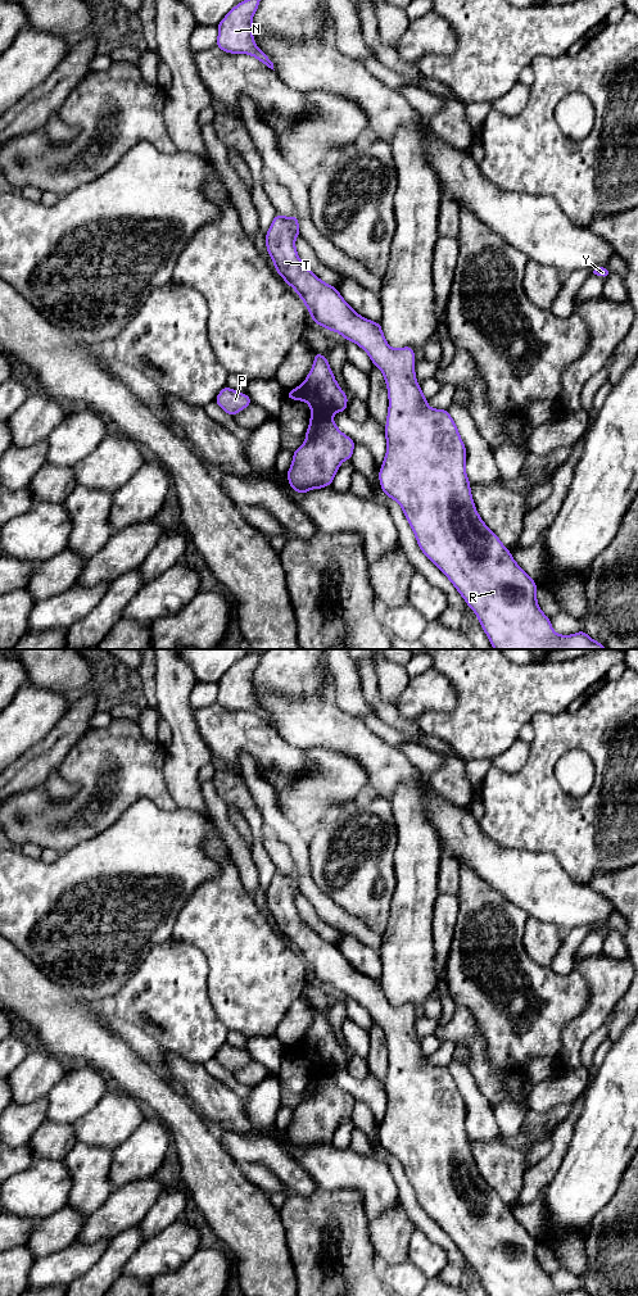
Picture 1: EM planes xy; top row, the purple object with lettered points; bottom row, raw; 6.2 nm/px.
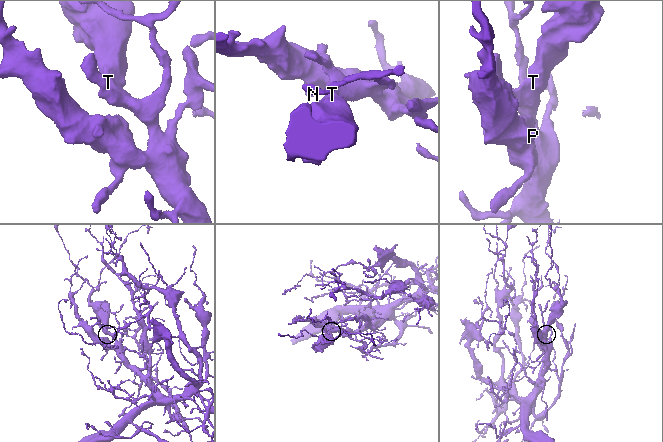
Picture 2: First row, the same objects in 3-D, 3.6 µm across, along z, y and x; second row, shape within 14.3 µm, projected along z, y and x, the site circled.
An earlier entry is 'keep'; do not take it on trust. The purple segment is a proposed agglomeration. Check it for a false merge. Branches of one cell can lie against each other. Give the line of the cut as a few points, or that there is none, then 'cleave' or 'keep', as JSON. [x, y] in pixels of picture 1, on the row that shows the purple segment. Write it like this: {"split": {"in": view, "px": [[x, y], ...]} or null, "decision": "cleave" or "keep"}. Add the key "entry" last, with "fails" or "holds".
{"split": null, "decision": "keep", "entry": "holds"}

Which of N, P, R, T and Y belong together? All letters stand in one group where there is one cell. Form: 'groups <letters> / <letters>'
groups N P R T Y

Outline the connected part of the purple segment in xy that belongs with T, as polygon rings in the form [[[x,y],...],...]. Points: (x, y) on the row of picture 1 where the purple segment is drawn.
[[[276,214],[267,234],[267,253],[273,260],[277,273],[302,298],[315,323],[339,332],[343,339],[361,346],[371,358],[375,367],[383,371],[389,398],[385,426],[386,456],[383,461],[379,479],[383,491],[398,502],[415,533],[417,544],[424,554],[449,579],[469,607],[476,613],[494,649],[607,649],[591,639],[584,630],[571,635],[558,635],[551,620],[542,612],[537,602],[537,583],[515,562],[510,550],[480,518],[466,475],[466,448],[448,409],[434,409],[427,405],[426,396],[417,384],[415,373],[415,352],[411,346],[394,349],[388,345],[381,325],[361,317],[343,299],[336,287],[320,280],[300,260],[295,239],[300,234],[297,216]]]

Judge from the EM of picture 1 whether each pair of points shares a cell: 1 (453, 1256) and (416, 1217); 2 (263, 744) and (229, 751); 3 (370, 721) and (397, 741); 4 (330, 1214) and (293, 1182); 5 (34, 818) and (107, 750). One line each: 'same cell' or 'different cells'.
1: same cell
2: same cell
3: same cell
4: different cells
5: same cell

